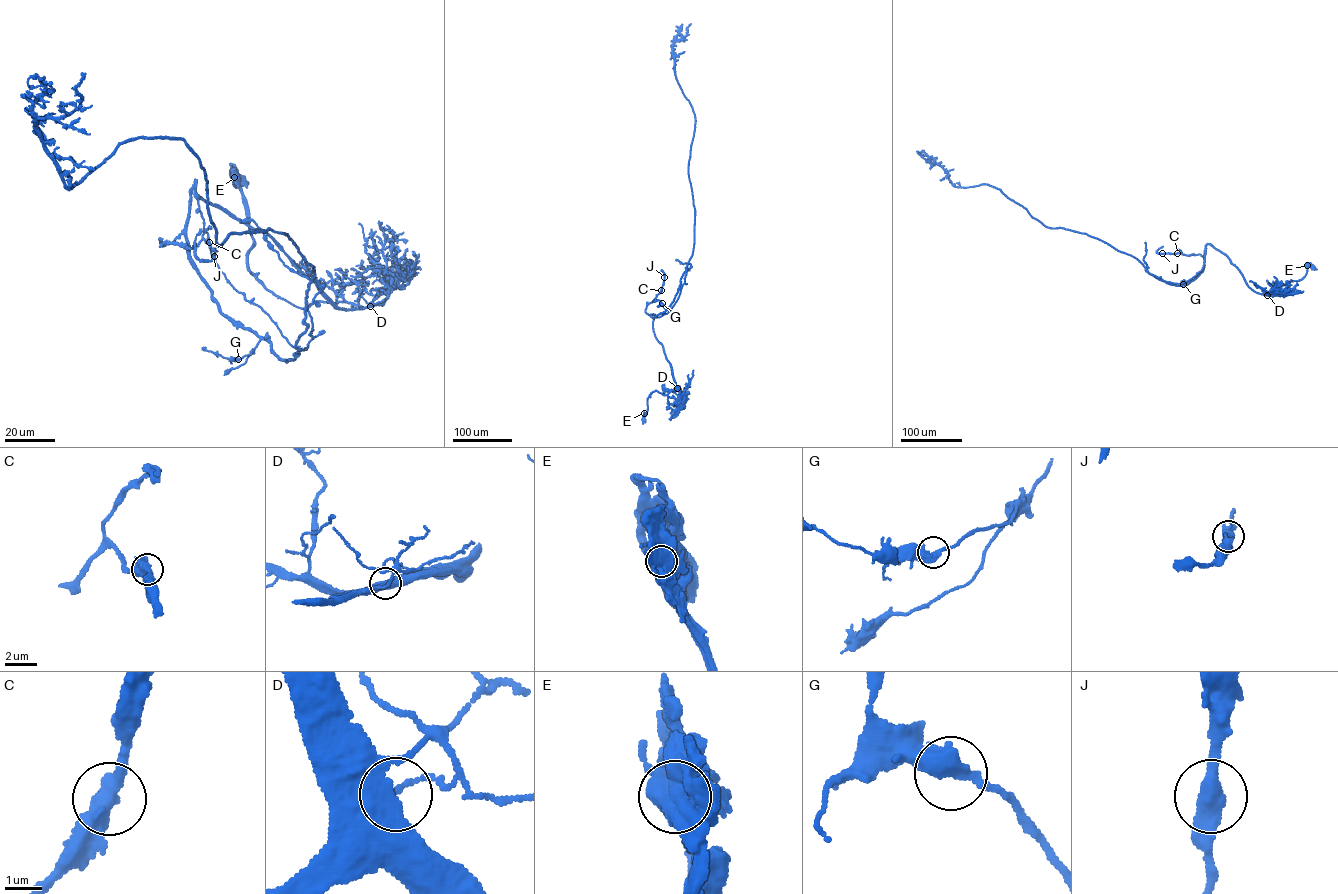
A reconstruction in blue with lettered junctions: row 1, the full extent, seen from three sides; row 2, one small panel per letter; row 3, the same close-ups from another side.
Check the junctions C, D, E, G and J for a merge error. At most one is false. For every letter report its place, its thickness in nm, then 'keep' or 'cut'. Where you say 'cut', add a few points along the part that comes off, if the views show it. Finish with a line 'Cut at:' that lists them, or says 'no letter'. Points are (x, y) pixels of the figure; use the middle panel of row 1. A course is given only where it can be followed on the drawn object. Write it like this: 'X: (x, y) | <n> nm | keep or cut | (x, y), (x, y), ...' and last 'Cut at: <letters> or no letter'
C: (661, 290) | 550 nm | keep
D: (677, 388) | 440 nm | keep
E: (644, 413) | 1150 nm | cut | (644, 413), (652, 393)
G: (662, 303) | 480 nm | keep
J: (664, 277) | 480 nm | keep
Cut at: E

